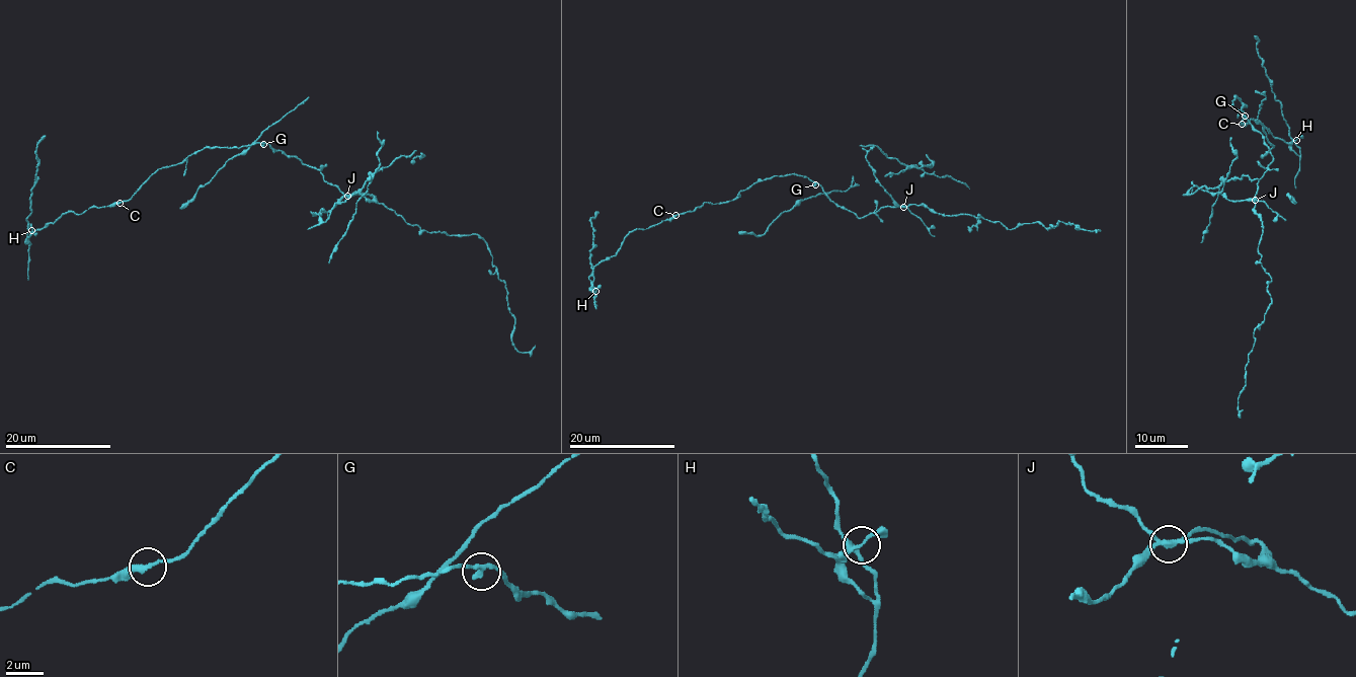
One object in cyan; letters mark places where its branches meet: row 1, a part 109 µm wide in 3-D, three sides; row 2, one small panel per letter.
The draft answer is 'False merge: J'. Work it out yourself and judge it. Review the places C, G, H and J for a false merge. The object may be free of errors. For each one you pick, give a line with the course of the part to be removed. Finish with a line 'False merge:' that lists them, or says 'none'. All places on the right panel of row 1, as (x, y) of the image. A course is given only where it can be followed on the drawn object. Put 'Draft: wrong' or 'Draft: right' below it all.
False merge: J
Draft: right

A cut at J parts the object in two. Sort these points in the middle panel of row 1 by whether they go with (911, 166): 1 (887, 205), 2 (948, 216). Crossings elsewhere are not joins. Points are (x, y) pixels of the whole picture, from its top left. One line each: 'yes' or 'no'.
1: no
2: no

